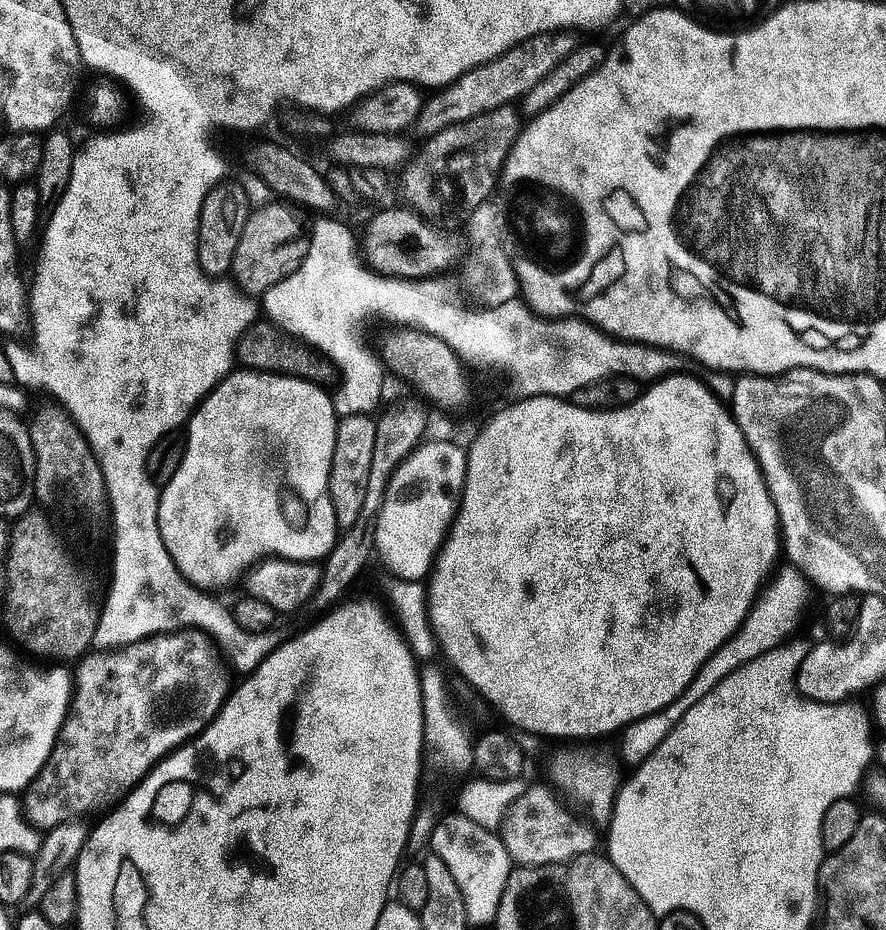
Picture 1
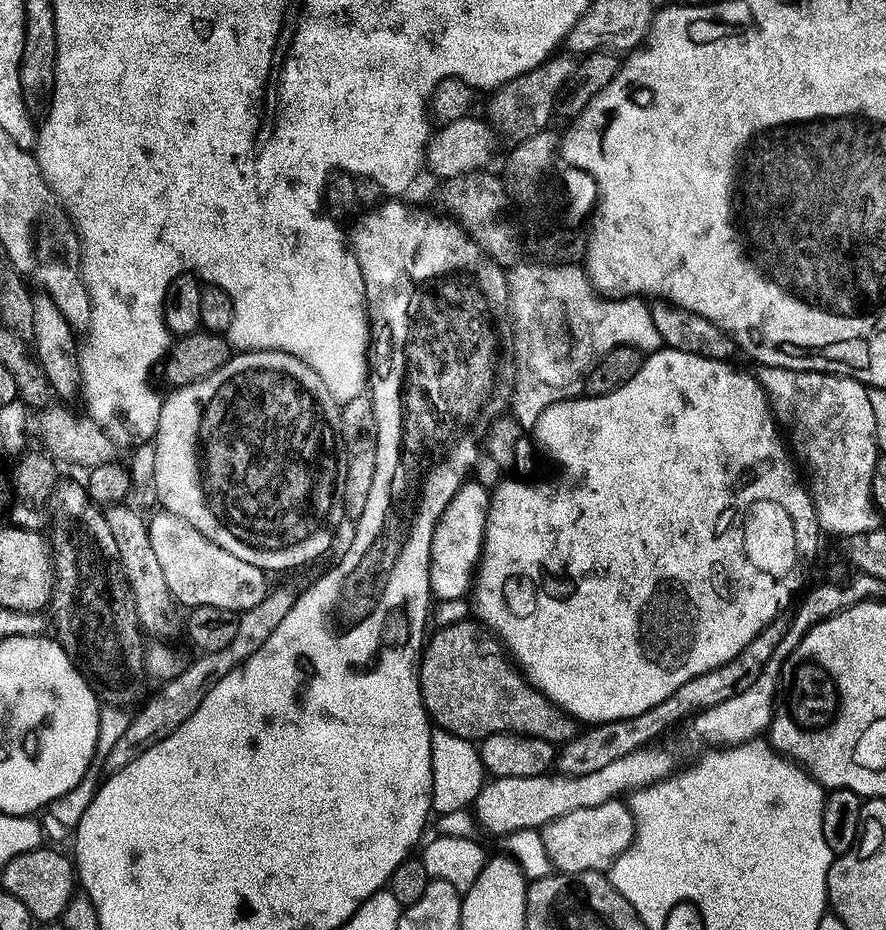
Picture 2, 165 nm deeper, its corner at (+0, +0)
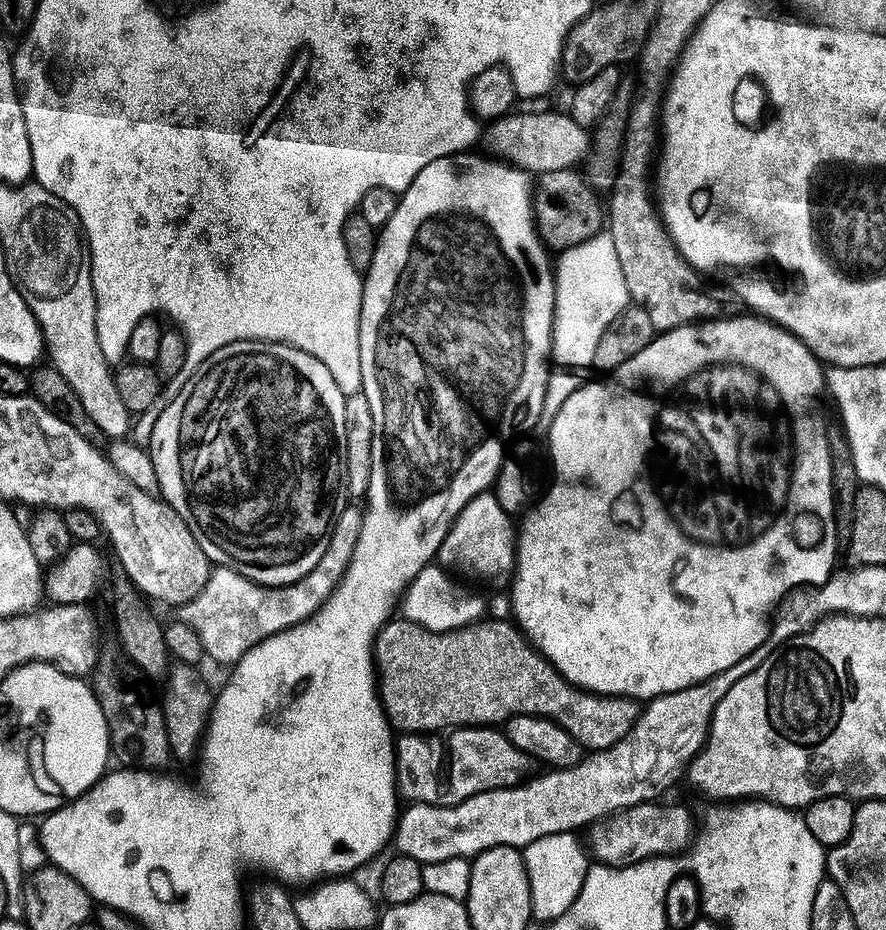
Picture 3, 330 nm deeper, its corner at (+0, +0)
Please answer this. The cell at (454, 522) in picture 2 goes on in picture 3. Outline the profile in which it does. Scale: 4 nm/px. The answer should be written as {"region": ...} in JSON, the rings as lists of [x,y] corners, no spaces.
{"region":[[[485,494],[474,498],[474,502],[470,502],[470,506],[466,506],[466,510],[462,510],[462,514],[452,523],[450,534],[440,548],[439,567],[452,574],[461,572],[462,575],[469,576],[472,580],[485,580],[488,584],[505,583],[504,585],[507,585],[516,571],[518,532],[515,527],[512,529],[512,524],[514,524],[513,517],[508,516],[506,510],[502,510],[496,495]]]}

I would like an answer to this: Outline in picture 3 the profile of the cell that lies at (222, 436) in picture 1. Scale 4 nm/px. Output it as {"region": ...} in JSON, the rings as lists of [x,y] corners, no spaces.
{"region":[[[247,340],[226,346],[191,375],[192,381],[185,383],[178,396],[166,404],[154,428],[150,453],[160,483],[159,495],[185,520],[198,546],[213,565],[234,570],[264,588],[285,588],[306,578],[306,574],[310,574],[310,570],[322,562],[322,554],[326,554],[326,546],[330,546],[334,526],[346,507],[344,455],[348,397],[342,394],[342,390],[338,390],[334,374],[330,374],[328,367],[318,362],[318,358],[292,348],[289,344],[269,344],[263,340]]]}

